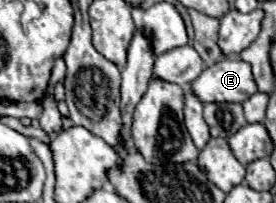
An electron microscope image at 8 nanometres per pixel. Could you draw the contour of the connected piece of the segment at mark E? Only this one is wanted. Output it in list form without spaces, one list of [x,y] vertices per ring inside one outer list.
[[[225,58],[207,66],[195,82],[191,82],[191,94],[203,104],[207,102],[245,102],[257,92],[251,66],[237,58]]]

